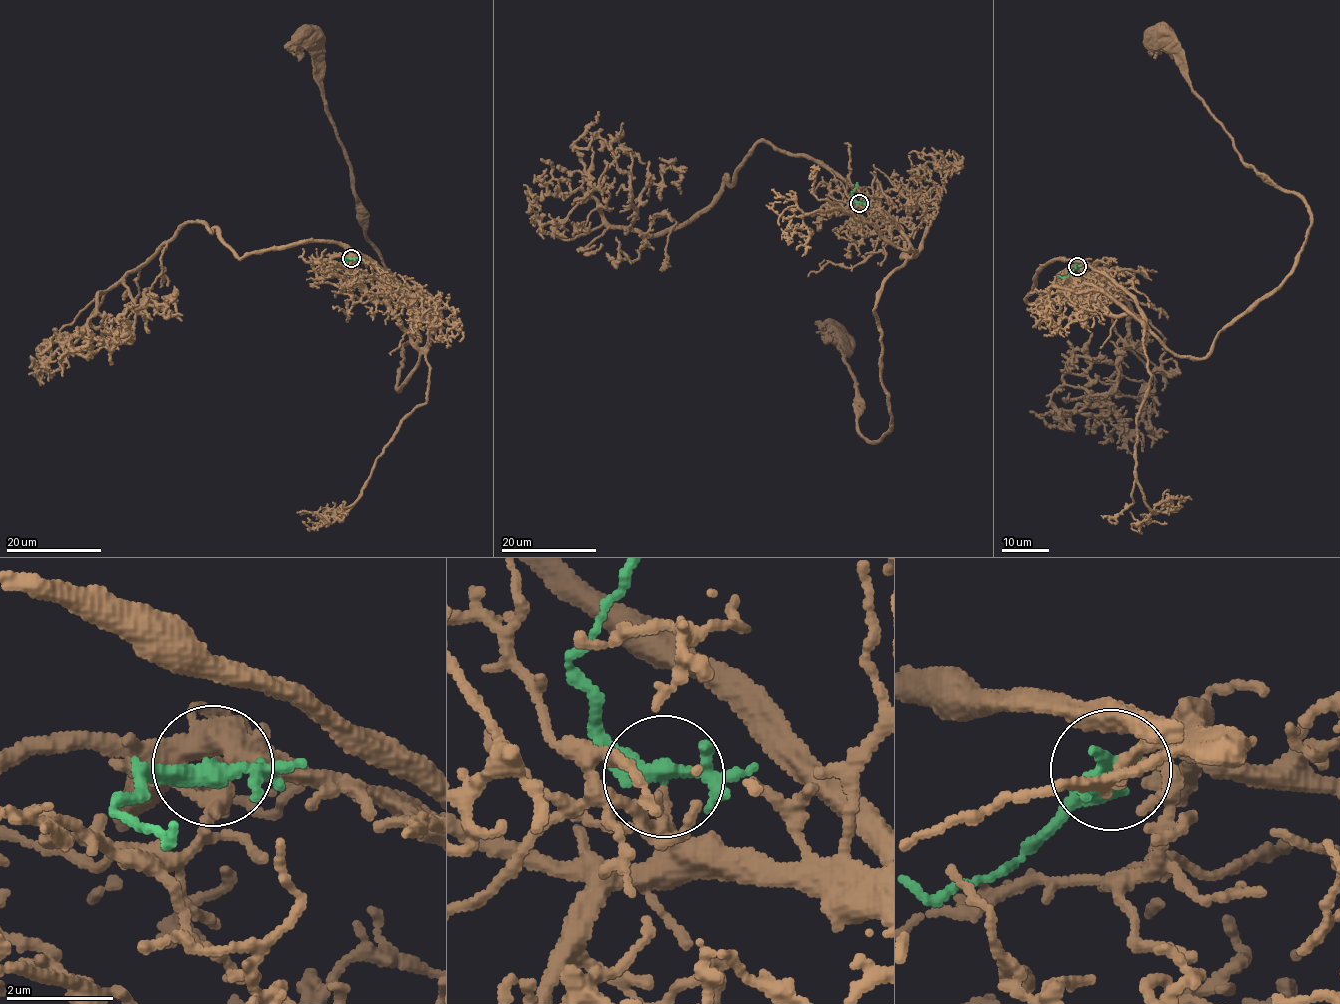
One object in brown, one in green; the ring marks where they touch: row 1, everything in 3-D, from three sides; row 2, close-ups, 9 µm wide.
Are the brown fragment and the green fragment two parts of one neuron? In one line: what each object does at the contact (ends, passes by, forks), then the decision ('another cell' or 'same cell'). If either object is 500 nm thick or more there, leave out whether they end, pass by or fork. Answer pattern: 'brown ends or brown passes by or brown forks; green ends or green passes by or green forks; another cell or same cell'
brown passes by; green forks; same cell

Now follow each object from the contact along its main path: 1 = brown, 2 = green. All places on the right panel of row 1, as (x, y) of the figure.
1: (1078, 265), (1114, 280), (1175, 353), (1203, 358), (1279, 286), (1305, 241), (1308, 204), (1242, 161), (1162, 34)
2: (1078, 266), (1062, 278), (1059, 275)

